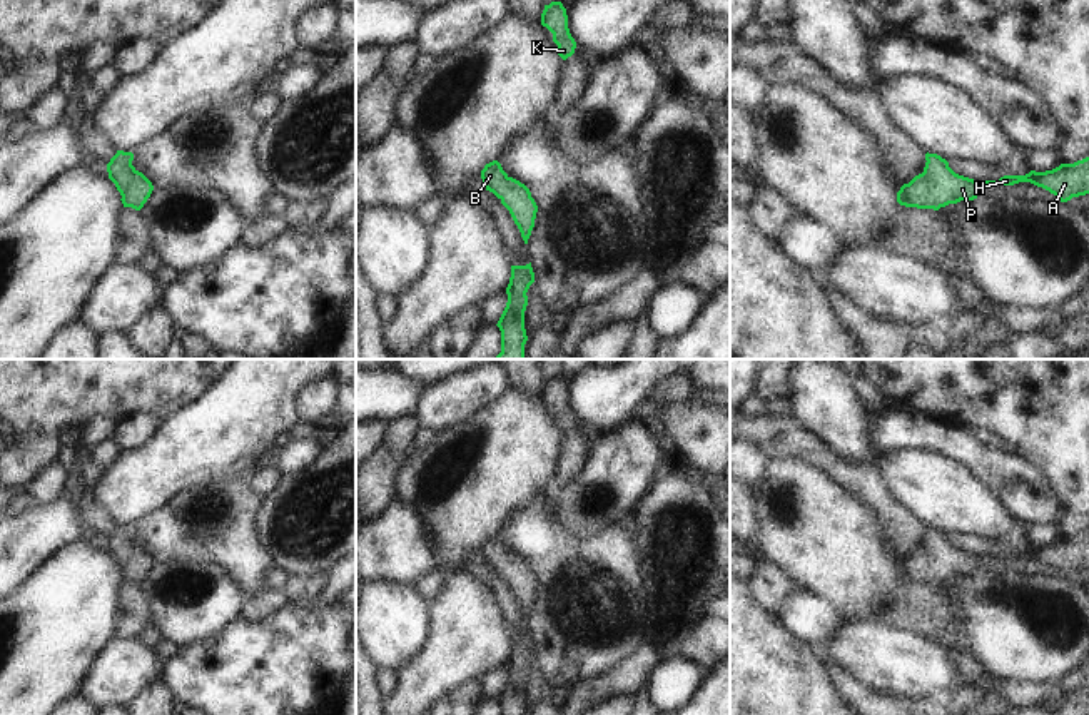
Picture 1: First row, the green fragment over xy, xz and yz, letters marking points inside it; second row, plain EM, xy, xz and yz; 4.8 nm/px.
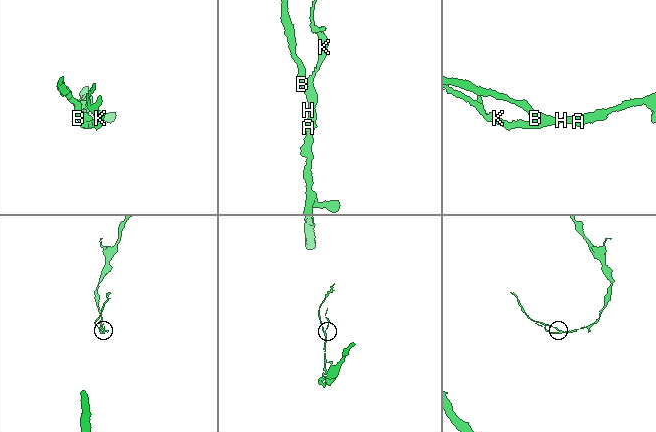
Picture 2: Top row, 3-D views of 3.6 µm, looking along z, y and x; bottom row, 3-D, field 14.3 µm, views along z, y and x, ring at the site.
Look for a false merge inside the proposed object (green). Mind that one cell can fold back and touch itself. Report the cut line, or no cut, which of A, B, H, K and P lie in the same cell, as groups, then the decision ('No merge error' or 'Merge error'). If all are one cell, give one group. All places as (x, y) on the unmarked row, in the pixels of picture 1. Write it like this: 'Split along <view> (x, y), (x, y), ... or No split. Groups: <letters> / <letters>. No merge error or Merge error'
No split. Groups: A B H K P. No merge error.

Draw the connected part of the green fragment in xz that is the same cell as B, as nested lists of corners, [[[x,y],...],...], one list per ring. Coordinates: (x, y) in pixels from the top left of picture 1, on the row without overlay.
[[[498,535],[484,540],[481,553],[486,565],[493,566],[509,585],[524,618],[528,618],[538,586],[538,580],[531,571],[529,563],[519,555],[509,551]]]

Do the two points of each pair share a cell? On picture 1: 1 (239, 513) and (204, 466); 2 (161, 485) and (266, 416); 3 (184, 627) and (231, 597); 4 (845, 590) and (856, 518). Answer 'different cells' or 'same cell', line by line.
1: different cells
2: same cell
3: same cell
4: same cell

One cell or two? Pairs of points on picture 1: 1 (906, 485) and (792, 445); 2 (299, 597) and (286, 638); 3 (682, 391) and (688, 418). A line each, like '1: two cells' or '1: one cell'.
1: two cells
2: two cells
3: two cells

